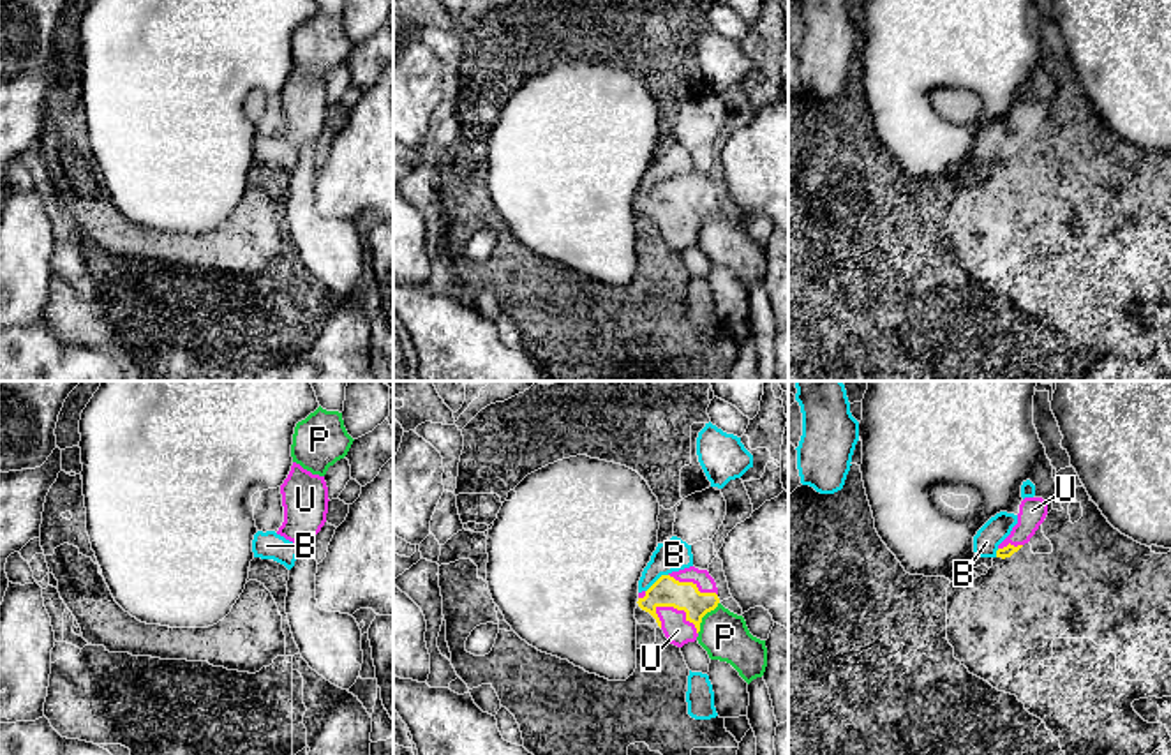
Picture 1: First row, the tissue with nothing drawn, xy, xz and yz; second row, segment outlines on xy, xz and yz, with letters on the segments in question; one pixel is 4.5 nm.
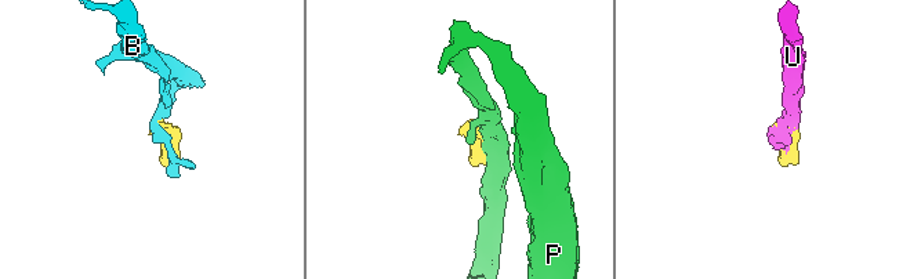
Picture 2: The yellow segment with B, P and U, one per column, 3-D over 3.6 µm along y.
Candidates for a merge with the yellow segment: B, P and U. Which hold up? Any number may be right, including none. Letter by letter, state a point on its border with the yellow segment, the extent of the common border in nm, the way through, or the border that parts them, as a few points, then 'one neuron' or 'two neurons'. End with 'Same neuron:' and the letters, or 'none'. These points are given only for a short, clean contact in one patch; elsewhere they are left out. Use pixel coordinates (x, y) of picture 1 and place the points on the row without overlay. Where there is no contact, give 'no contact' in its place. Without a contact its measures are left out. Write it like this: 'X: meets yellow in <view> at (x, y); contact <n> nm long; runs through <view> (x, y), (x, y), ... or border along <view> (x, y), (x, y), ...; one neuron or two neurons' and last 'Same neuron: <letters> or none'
B: meets yellow in xz at (656, 186); contact 130 nm long; border along xz (667, 179), (646, 196); two neurons
P: meets yellow in xz at (704, 219); contact 170 nm long; two neurons
U: meets yellow in xz at (681, 214); contact 240 nm long; one neuron
Same neuron: U

